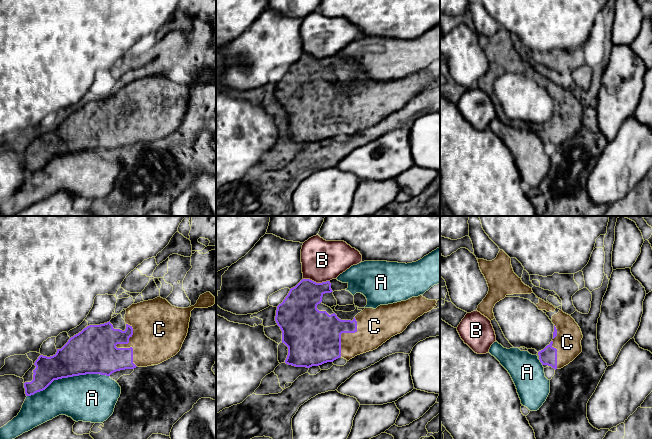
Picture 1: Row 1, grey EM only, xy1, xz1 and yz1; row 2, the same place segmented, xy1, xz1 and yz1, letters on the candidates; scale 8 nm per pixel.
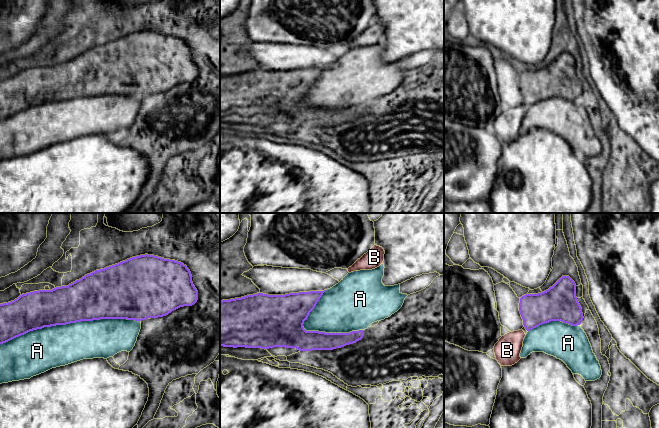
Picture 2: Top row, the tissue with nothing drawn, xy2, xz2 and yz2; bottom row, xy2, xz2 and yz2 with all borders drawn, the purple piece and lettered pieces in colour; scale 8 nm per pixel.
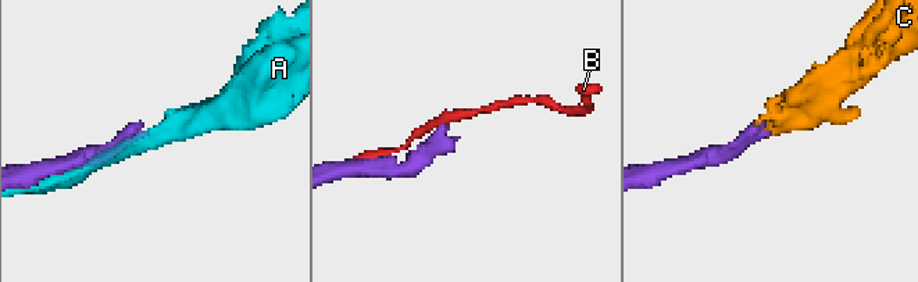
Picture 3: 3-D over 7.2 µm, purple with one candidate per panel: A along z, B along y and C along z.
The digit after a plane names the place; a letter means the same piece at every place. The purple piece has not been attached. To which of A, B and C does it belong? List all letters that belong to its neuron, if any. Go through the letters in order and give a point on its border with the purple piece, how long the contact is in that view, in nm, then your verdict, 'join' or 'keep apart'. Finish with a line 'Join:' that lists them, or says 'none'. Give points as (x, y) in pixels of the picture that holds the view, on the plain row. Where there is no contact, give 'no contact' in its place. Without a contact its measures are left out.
A: contact xy2 (70, 98); length 1150 nm; keep apart
B: contact xz1 (315, 58); length 220 nm; keep apart
C: contact xy1 (116, 123); length 360 nm; join
Join: C

